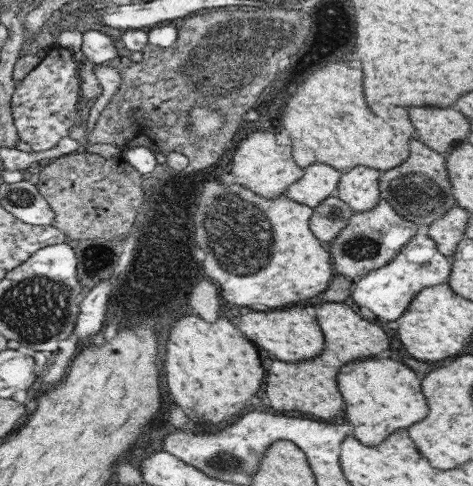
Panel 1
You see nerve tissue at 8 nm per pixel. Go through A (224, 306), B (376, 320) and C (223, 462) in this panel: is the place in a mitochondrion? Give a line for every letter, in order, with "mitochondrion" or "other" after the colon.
A: other
B: other
C: mitochondrion

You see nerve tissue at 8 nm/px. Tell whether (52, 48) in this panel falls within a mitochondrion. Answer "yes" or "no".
no

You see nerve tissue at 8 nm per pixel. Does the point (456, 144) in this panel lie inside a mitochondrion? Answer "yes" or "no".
no

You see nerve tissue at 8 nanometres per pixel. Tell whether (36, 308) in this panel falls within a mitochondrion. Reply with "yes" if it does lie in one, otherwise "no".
yes

